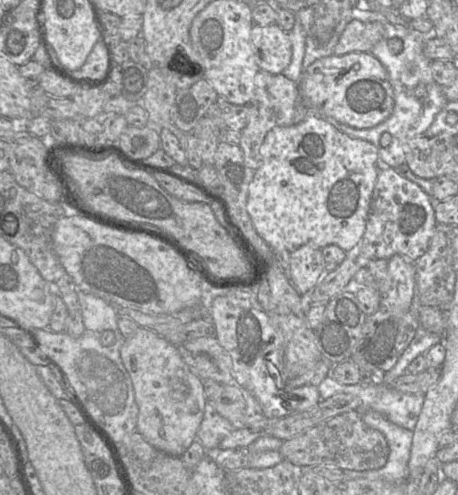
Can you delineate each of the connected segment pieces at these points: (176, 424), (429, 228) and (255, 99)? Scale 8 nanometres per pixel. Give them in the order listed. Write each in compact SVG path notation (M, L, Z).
M143 327L124 338L119 349L138 406L138 431L156 449L180 457L197 440L207 399L203 380L187 365L177 346Z
M384 166L378 172L371 195L366 227L362 239L356 249L357 255L370 260L388 260L394 255L400 255L406 261L414 262L427 250L436 224L434 200L417 184L399 175L394 168Z
M259 69L255 76L253 97L246 104L247 124L240 131L241 148L246 165L256 170L261 165L260 148L267 133L275 127L294 125L296 104L300 100L300 89L297 82L289 80L283 74L271 74Z

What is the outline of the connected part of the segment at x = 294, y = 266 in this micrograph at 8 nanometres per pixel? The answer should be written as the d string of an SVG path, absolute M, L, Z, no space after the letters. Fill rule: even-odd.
M303 245L289 253L288 278L300 295L313 289L325 272L321 249Z

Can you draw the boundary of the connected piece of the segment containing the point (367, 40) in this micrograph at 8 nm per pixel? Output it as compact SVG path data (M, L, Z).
M351 20L341 33L334 47L336 56L352 52L369 52L383 38L384 29L379 22L364 23Z

